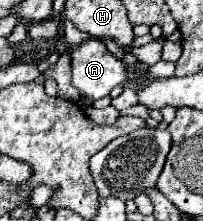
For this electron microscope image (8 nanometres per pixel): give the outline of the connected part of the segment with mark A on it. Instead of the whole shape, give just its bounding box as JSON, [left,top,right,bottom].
[71,39,127,99]

